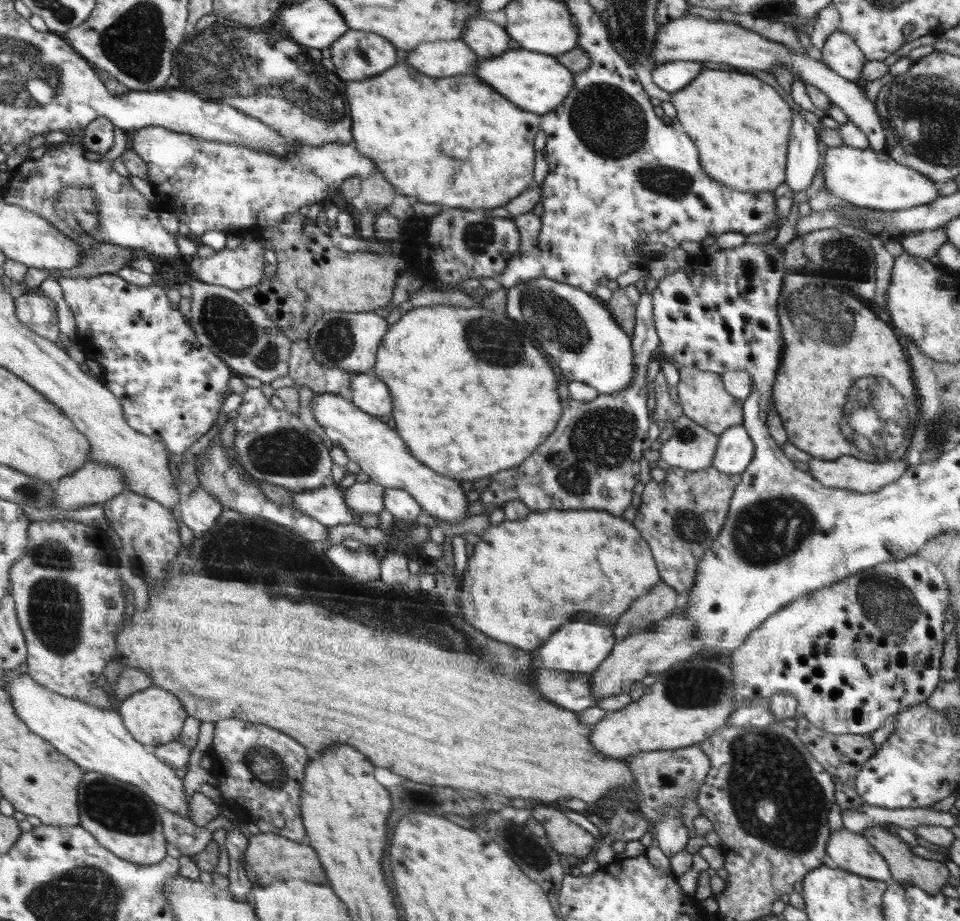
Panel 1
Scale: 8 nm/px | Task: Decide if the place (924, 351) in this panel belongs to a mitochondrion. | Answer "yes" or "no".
no

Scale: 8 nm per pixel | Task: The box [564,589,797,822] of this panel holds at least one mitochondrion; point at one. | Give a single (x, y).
(692, 687)

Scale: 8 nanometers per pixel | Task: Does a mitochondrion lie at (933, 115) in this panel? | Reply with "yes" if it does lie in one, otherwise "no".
yes

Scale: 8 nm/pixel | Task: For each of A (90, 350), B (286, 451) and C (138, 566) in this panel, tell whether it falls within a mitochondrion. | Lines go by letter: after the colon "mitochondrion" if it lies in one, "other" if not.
A: other
B: mitochondrion
C: other

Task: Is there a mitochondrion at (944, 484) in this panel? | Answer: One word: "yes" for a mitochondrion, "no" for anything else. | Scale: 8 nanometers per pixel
no

